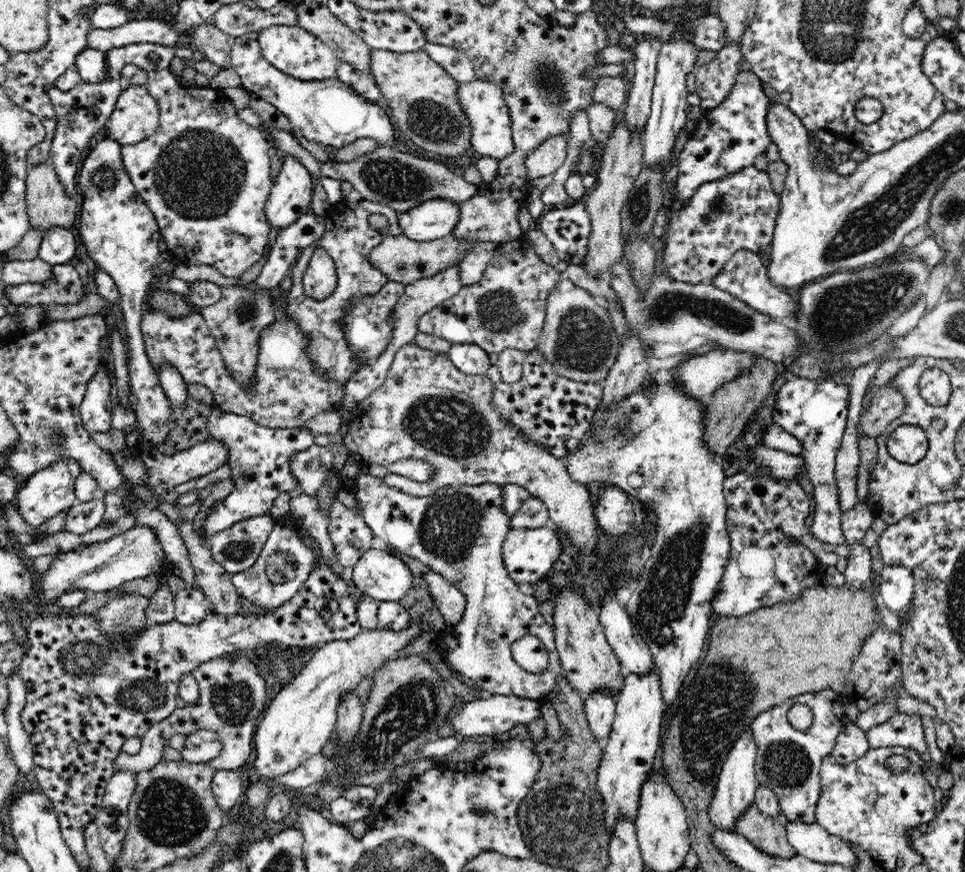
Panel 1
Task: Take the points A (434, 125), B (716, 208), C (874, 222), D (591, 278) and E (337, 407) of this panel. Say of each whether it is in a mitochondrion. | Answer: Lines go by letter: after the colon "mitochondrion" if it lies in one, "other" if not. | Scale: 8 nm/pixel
A: mitochondrion
B: mitochondrion
C: mitochondrion
D: other
E: other

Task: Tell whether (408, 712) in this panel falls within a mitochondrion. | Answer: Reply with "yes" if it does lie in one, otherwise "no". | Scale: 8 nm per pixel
yes

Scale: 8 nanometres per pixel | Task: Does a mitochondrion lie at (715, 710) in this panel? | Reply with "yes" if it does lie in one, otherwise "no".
yes

